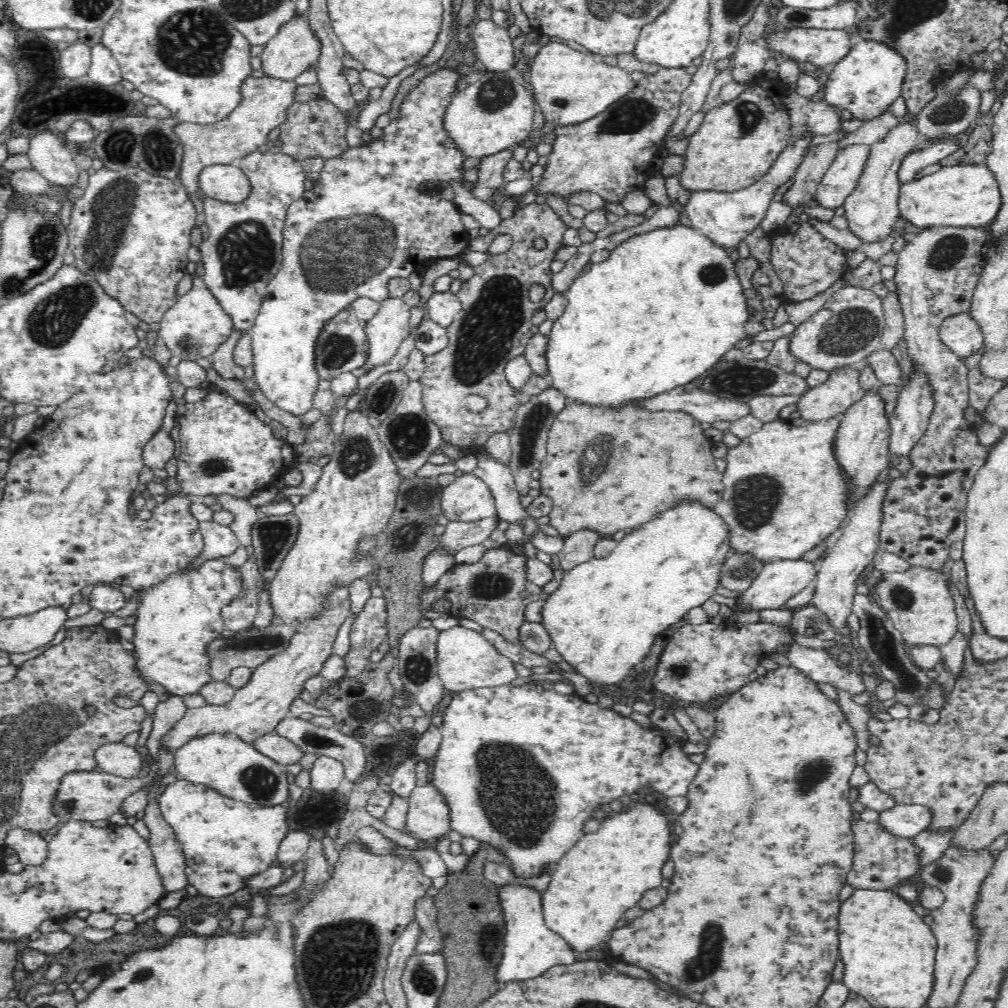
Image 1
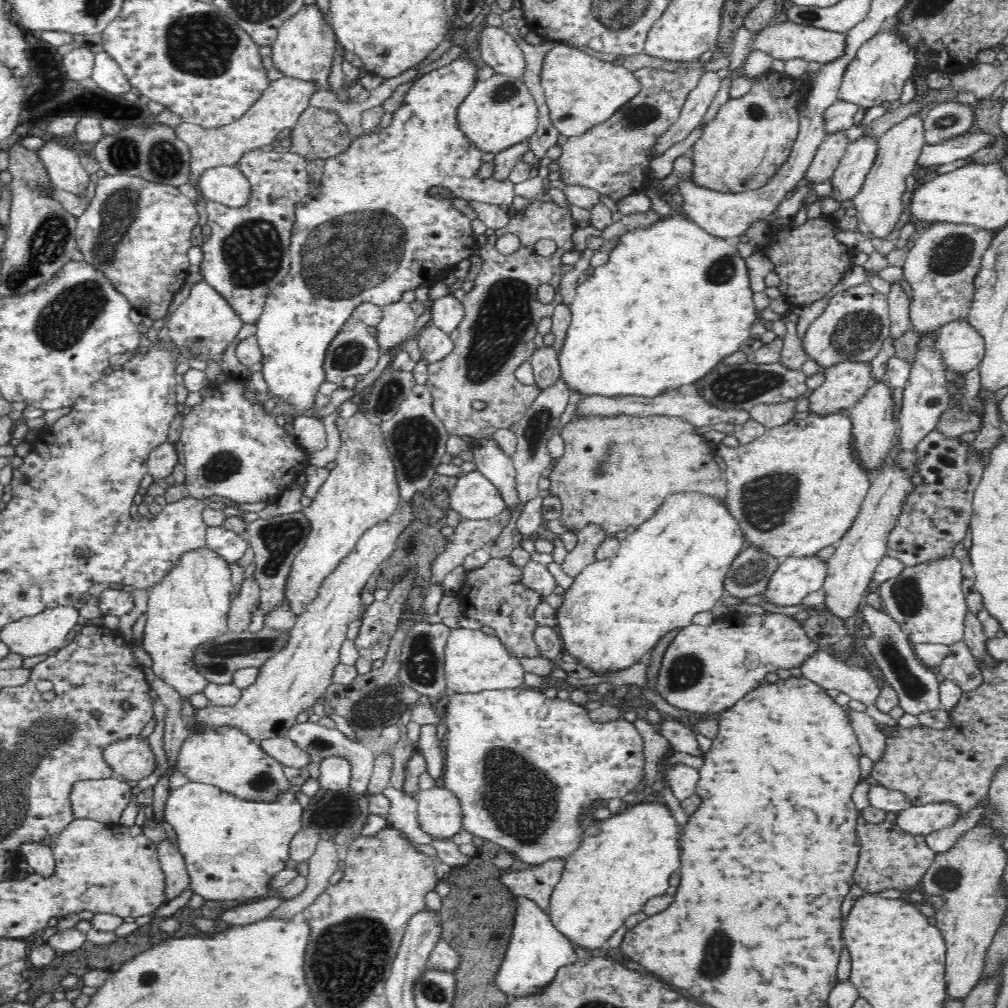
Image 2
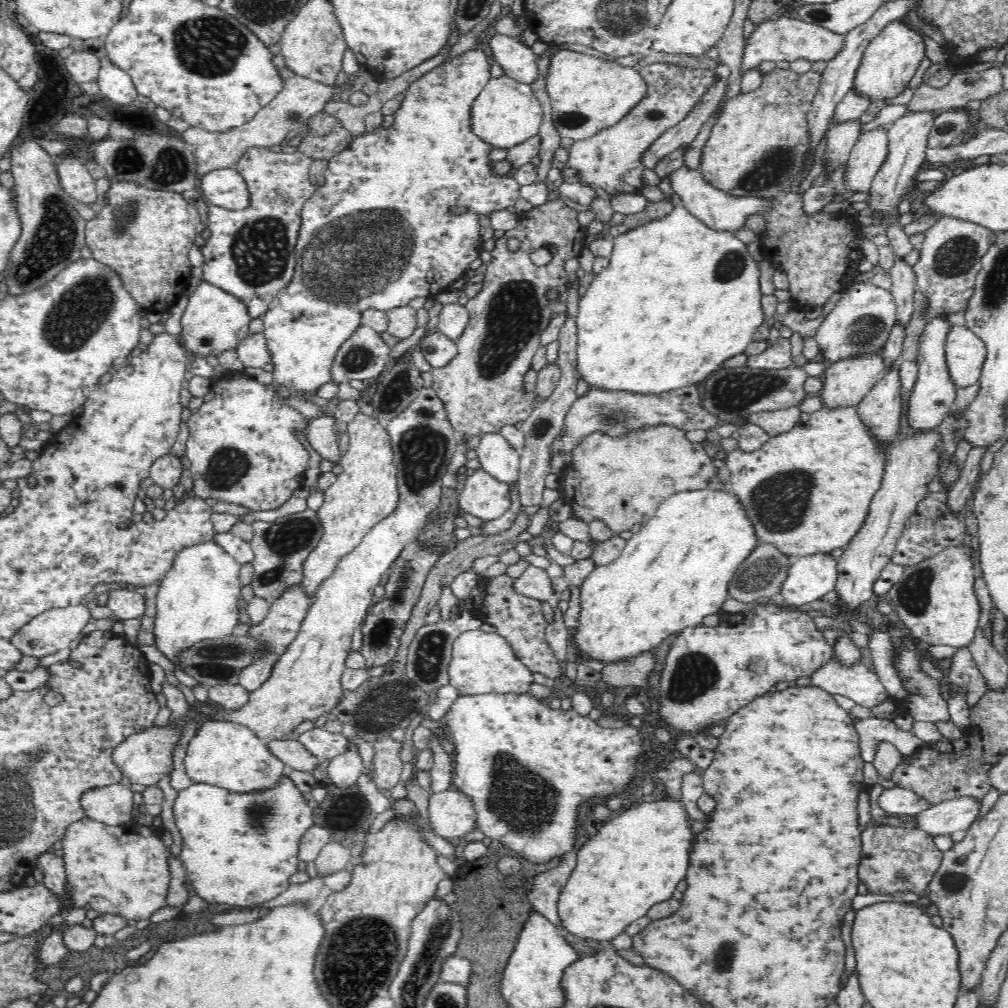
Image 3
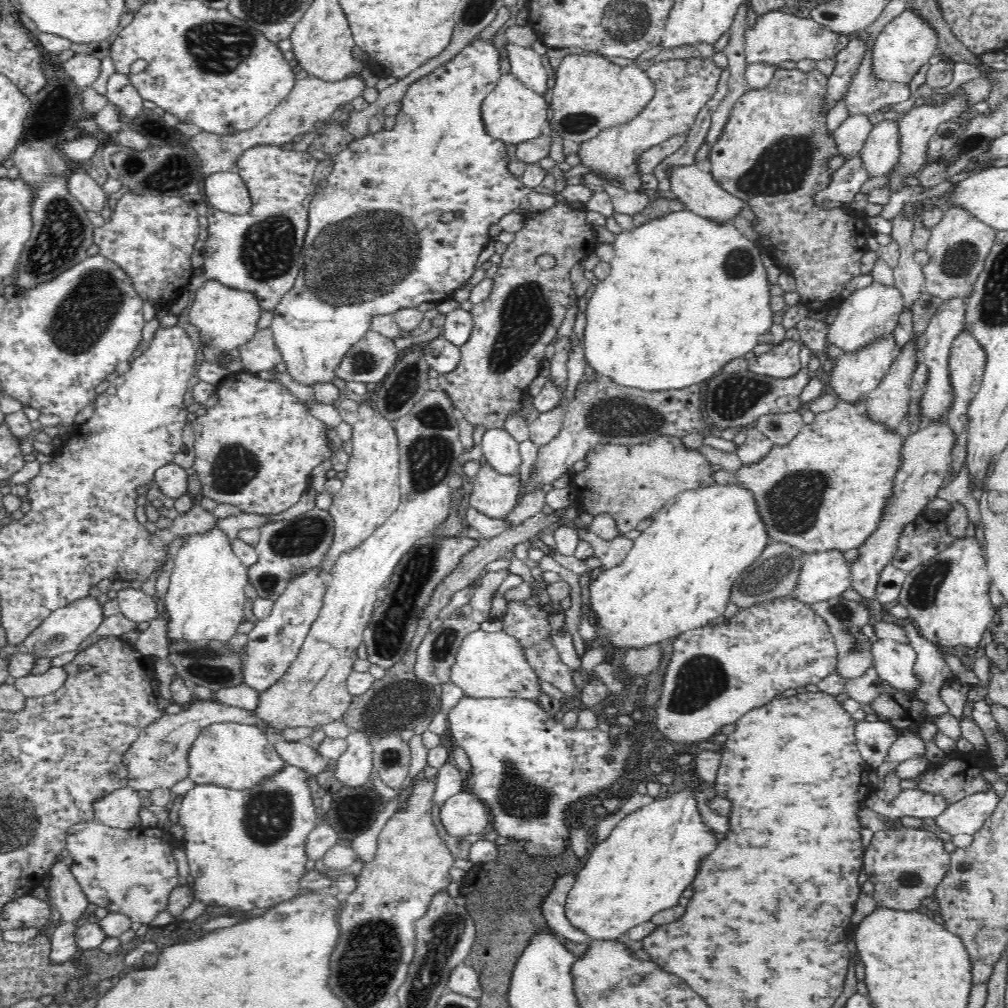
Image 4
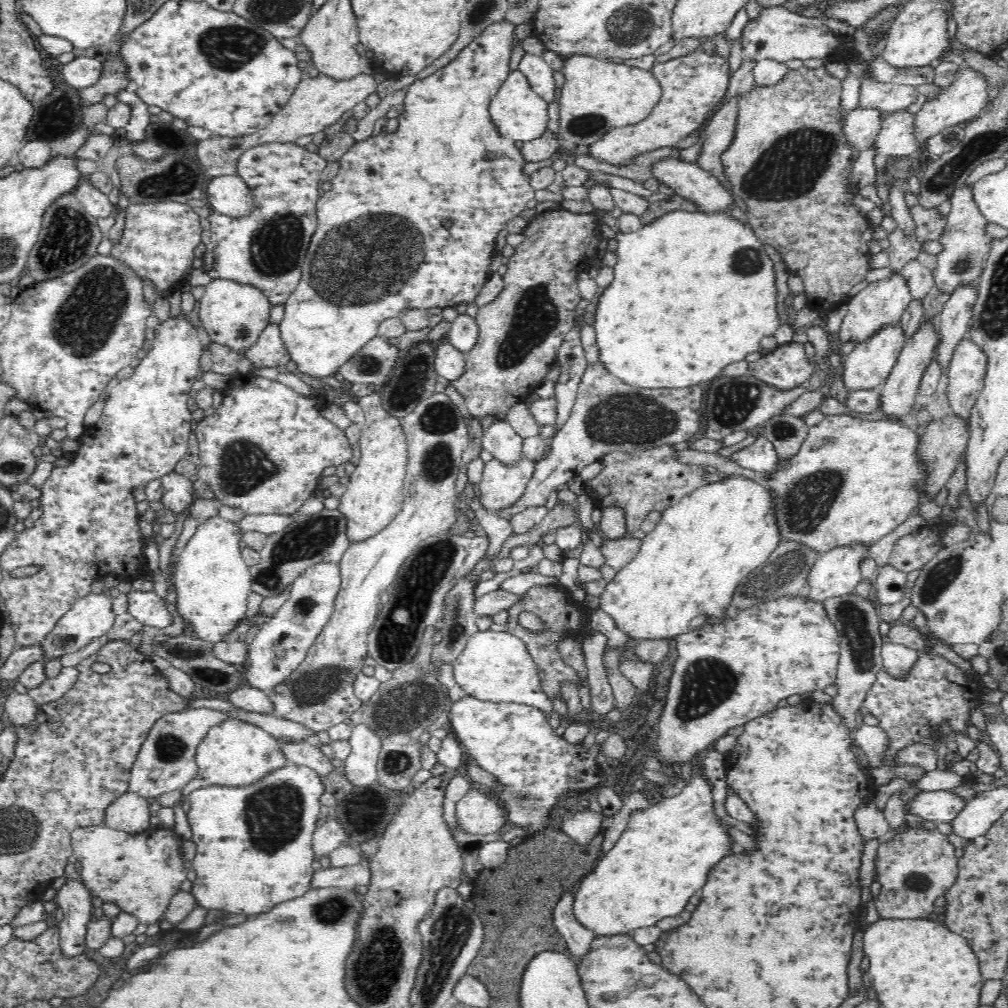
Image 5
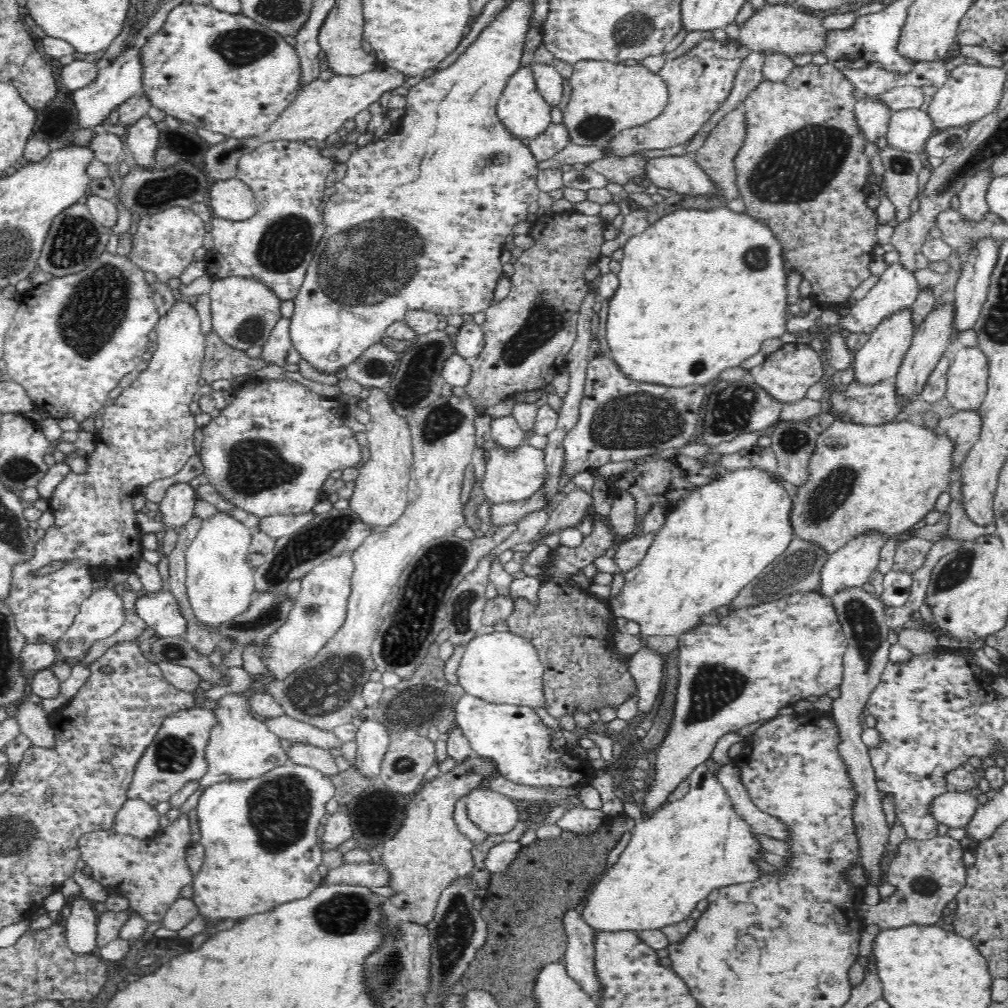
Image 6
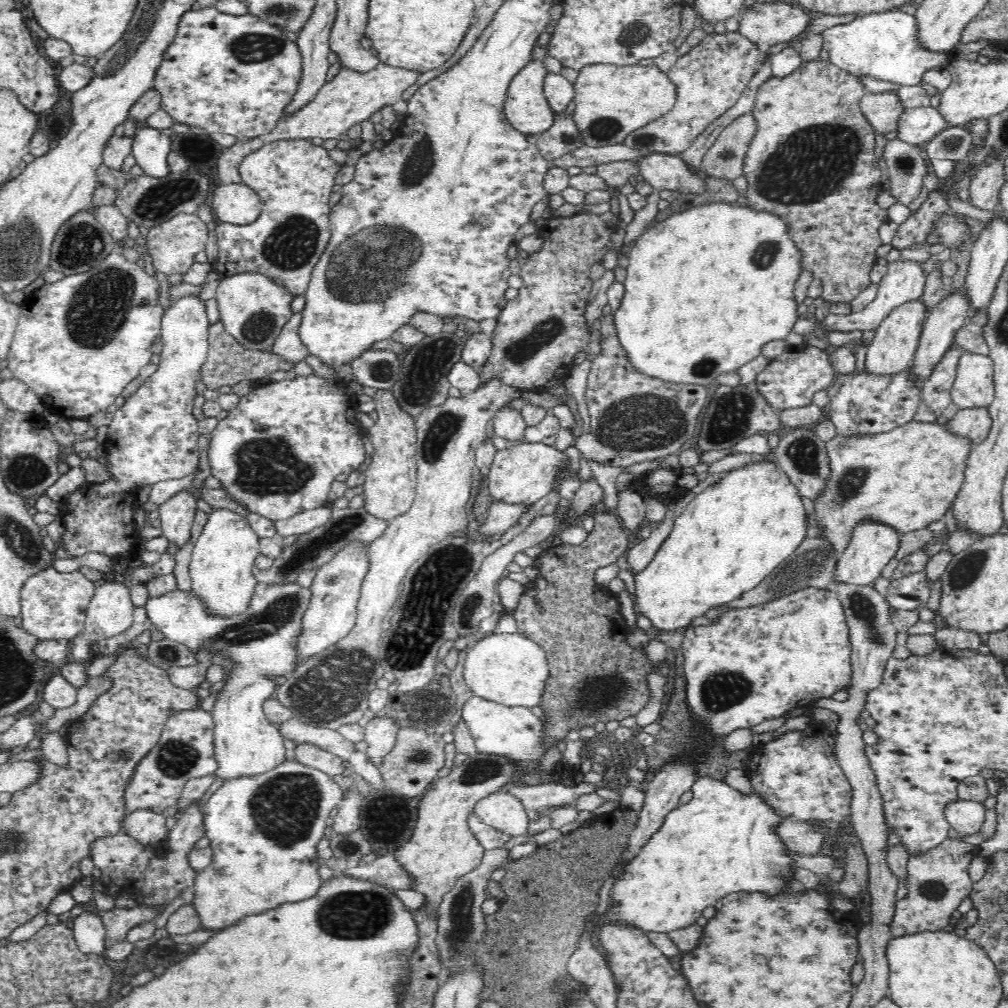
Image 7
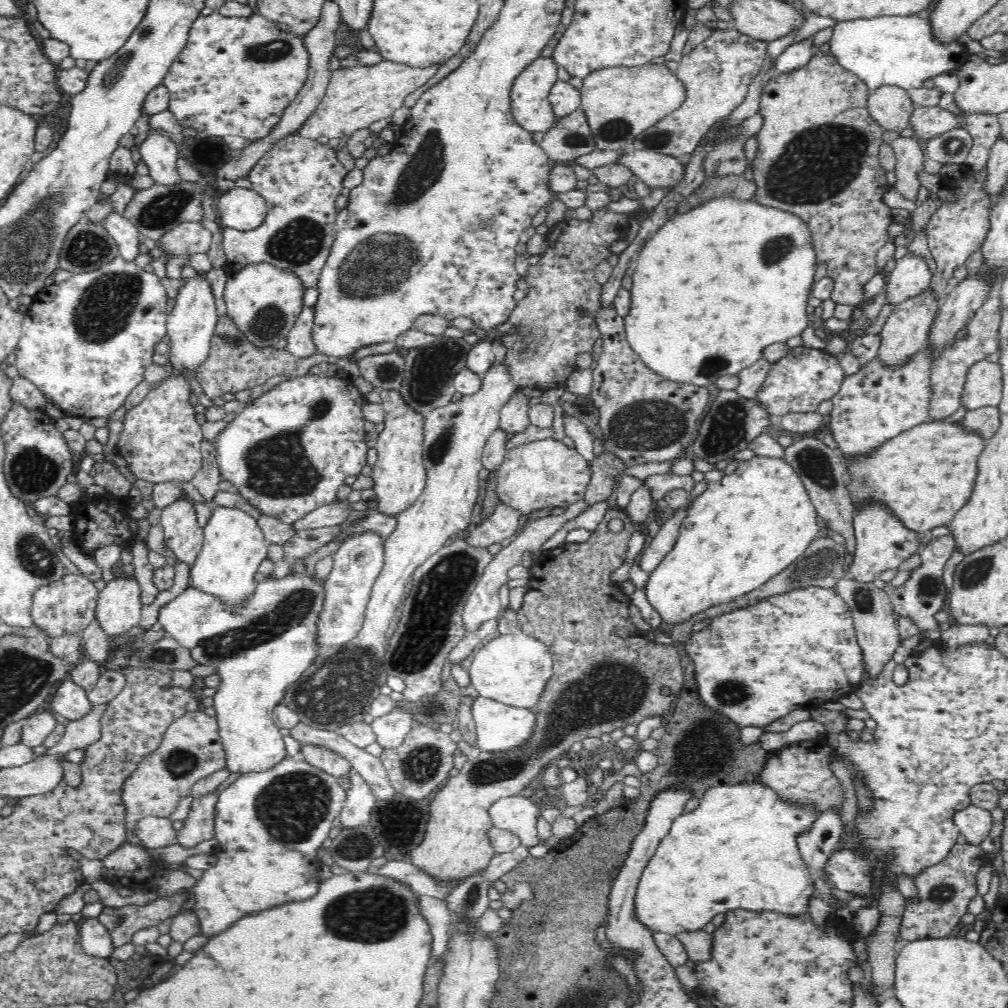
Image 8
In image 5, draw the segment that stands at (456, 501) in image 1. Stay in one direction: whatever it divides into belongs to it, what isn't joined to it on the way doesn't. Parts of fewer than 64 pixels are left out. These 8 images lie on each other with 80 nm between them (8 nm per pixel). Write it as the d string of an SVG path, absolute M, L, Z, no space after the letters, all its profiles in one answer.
M525 455L514 466L504 466L494 459L485 462L482 478L476 484L480 506L490 513L514 506L532 477L534 462Z

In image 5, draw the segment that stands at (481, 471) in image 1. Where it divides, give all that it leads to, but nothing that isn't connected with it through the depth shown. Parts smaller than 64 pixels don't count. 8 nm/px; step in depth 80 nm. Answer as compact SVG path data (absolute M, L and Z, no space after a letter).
M496 420L482 436L482 448L504 466L514 466L523 456L520 438L505 420Z

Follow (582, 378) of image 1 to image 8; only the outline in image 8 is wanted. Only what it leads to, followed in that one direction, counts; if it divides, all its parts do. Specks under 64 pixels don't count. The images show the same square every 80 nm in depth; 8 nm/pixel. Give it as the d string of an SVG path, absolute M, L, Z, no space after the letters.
M734 198L711 199L699 206L692 206L690 210L684 210L684 214L671 214L668 222L662 224L660 230L652 234L650 240L644 242L644 246L638 252L638 258L634 260L632 270L632 286L630 286L630 300L627 313L622 316L624 322L623 336L640 362L651 372L658 376L674 380L678 383L693 384L699 387L714 383L718 376L725 374L737 375L740 370L750 366L763 357L766 346L776 343L786 343L793 337L802 337L804 331L811 322L806 308L810 298L811 284L814 282L816 261L812 253L808 229L798 218L788 212L774 208L762 207L754 201L740 201Z

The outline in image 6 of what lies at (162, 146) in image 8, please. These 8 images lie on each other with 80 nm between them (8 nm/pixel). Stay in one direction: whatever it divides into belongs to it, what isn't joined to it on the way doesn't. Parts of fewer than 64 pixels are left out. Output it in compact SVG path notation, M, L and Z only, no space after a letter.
M140 115L126 127L126 148L130 151L140 168L156 168L156 155L160 146L160 130L149 115Z

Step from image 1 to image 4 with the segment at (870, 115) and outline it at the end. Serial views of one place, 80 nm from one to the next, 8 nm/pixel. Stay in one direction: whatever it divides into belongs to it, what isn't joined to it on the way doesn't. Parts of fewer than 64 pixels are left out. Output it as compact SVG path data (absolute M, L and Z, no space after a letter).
M905 10L890 20L876 36L870 50L870 68L876 82L900 82L909 84L920 67L935 54L940 53L935 34L911 10Z

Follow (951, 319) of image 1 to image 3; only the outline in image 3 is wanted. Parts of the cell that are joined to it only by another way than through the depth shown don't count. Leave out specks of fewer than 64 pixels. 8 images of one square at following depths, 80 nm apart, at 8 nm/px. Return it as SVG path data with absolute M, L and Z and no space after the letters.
M962 320L952 322L943 340L944 356L947 362L948 373L954 385L964 389L977 385L980 378L982 363L984 362L987 348L985 342L970 328L967 328Z

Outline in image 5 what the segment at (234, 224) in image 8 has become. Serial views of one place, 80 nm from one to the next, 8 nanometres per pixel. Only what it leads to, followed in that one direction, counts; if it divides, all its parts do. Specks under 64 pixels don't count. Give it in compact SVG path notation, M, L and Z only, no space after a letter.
M237 174L211 177L204 195L208 206L225 218L247 216L255 208L247 184Z

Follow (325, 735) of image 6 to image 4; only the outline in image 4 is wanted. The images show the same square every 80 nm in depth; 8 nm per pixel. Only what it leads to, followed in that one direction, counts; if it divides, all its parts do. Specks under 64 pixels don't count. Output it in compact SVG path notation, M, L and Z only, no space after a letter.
M211 699L194 704L180 714L164 714L156 722L143 728L140 736L121 754L121 761L126 767L131 787L136 791L152 792L156 788L170 789L180 780L187 778L187 751L202 732L202 728L218 721L258 726L258 720L251 716L251 712L217 703Z

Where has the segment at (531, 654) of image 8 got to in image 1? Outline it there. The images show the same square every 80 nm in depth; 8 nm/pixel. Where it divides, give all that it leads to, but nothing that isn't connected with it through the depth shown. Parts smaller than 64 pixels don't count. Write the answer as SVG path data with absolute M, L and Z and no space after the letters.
M461 625L439 631L435 638L435 666L446 692L492 688L511 684L517 676L514 663L486 640L481 632Z

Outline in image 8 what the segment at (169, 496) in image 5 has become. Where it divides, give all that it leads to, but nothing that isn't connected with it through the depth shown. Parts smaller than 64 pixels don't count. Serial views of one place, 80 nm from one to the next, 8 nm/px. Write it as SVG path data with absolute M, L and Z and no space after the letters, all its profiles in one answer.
M179 497L162 507L160 522L171 556L190 566L202 544L202 529L197 523L193 498Z

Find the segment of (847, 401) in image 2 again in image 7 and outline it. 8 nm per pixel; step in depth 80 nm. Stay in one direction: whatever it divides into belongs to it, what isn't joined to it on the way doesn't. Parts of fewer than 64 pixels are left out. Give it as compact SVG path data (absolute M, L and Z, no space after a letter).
M922 299L908 302L895 308L882 323L874 330L874 338L866 344L863 354L863 367L865 374L871 376L894 376L907 370L913 357L915 346L922 332L923 318L926 316L926 306Z

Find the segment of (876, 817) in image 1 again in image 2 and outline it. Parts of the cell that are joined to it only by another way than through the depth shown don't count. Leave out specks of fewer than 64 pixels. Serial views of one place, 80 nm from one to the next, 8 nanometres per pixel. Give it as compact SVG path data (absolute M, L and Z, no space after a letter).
M914 805L890 814L888 820L904 834L923 836L933 830L953 825L958 820L958 811L952 805Z

